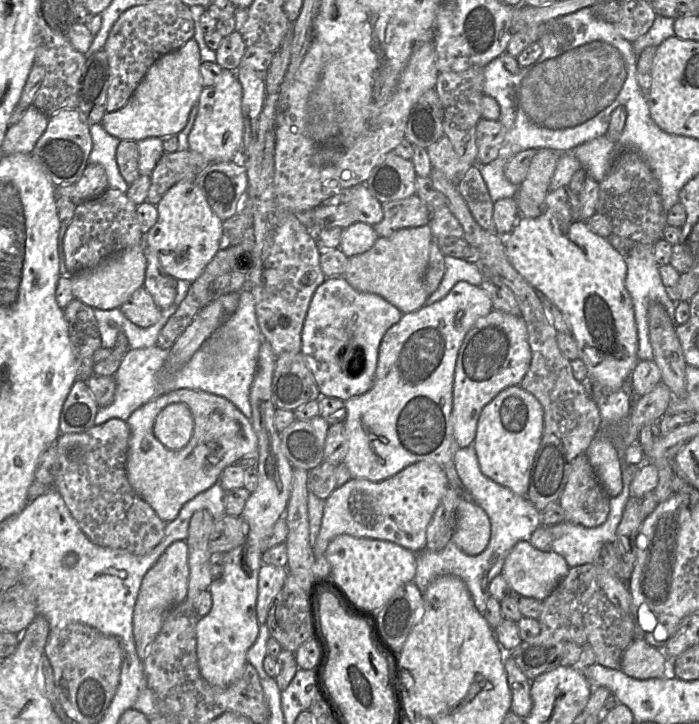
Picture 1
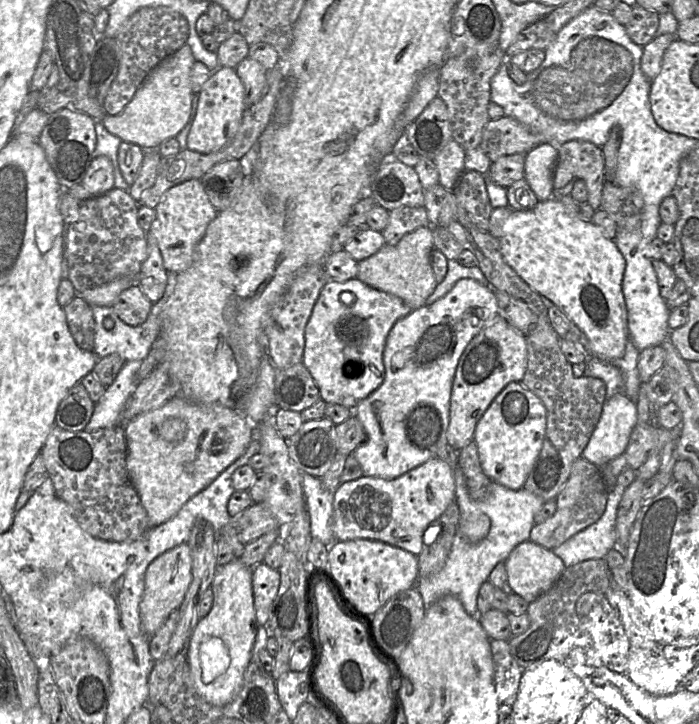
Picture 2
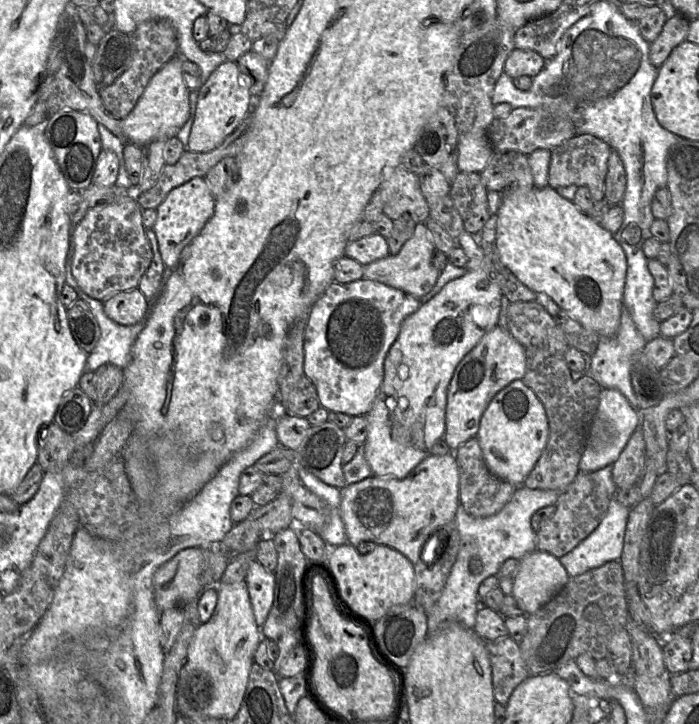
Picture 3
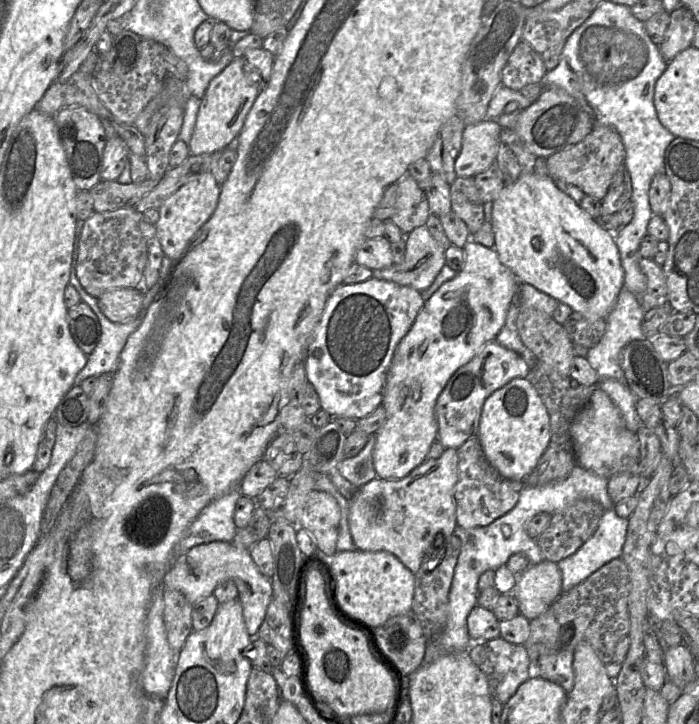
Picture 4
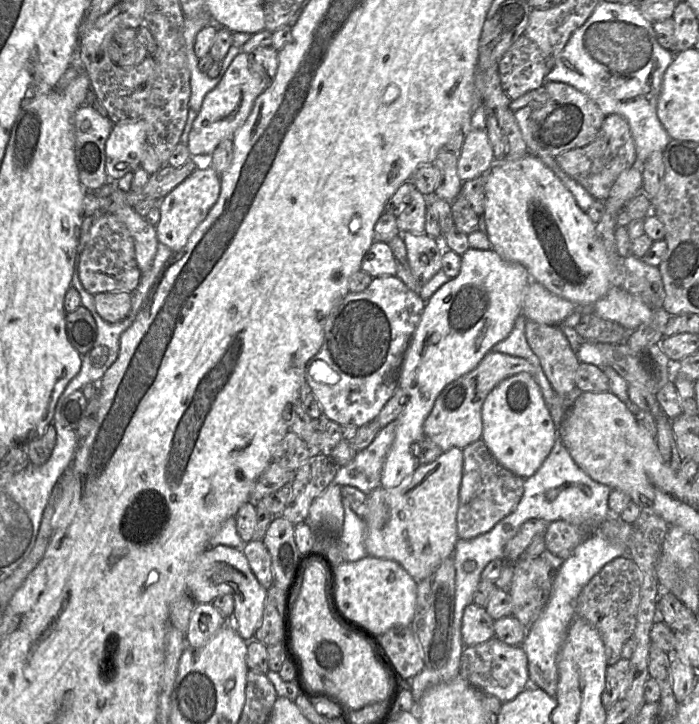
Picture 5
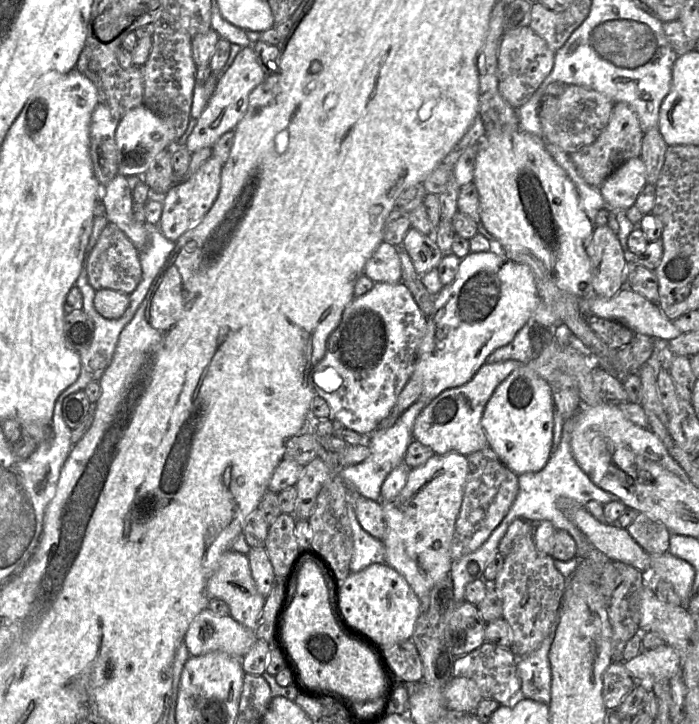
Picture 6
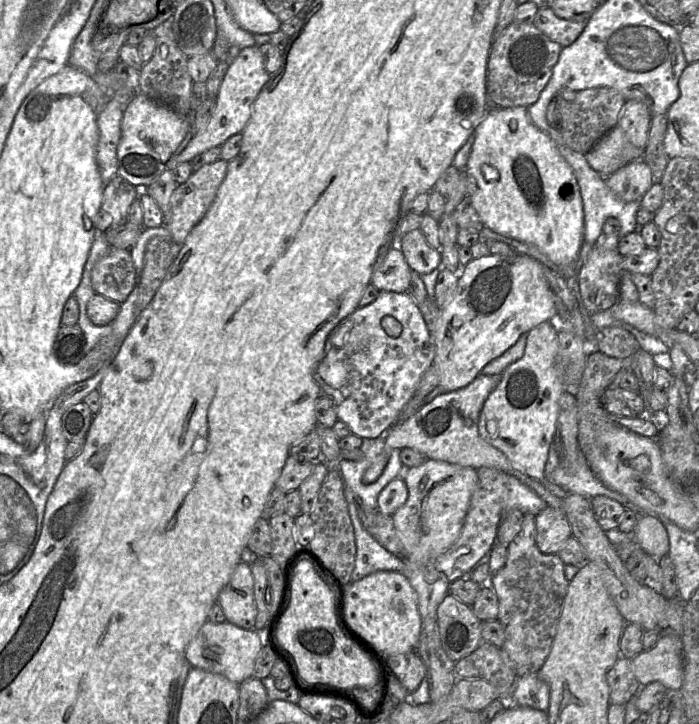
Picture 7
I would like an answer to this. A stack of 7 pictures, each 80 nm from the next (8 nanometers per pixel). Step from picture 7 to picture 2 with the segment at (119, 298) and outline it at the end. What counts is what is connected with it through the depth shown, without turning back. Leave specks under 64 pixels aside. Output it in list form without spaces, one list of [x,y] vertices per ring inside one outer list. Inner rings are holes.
[[[116,188],[81,202],[77,220],[68,227],[64,249],[68,279],[77,293],[123,276],[139,277],[148,255],[148,241],[146,231],[138,224],[138,208],[138,201],[128,190]]]

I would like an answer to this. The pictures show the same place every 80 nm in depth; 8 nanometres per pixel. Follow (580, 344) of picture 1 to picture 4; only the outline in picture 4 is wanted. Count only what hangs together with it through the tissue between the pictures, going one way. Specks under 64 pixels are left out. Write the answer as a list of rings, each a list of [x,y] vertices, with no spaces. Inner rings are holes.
[[[532,172],[523,175],[514,183],[505,185],[492,203],[490,222],[495,240],[494,250],[500,262],[513,272],[519,283],[532,285],[590,320],[606,319],[624,288],[620,253],[610,233],[562,192],[549,174]]]

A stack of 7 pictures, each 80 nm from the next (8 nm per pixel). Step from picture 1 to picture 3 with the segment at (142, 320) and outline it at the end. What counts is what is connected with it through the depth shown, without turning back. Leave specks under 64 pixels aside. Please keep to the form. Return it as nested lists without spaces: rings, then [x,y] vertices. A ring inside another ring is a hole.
[[[138,287],[118,292],[102,302],[105,314],[121,325],[134,325],[149,314],[150,301]]]

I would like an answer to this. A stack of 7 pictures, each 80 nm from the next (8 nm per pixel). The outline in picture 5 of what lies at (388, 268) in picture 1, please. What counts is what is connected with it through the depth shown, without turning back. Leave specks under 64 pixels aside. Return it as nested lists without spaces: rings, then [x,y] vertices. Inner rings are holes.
[[[400,233],[406,247],[407,260],[417,281],[424,285],[442,267],[443,246],[440,239],[426,233]]]

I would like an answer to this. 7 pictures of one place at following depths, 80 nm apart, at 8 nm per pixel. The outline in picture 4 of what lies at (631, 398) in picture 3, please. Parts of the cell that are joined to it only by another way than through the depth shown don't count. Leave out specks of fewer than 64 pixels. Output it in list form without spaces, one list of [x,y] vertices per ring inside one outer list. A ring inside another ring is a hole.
[[[625,288],[619,293],[616,304],[606,317],[606,330],[600,341],[587,350],[586,359],[591,367],[596,371],[599,382],[605,379],[615,379],[626,383],[623,370],[619,364],[619,354],[621,349],[634,340],[645,340],[641,330],[642,320],[645,310],[640,306],[636,297]]]

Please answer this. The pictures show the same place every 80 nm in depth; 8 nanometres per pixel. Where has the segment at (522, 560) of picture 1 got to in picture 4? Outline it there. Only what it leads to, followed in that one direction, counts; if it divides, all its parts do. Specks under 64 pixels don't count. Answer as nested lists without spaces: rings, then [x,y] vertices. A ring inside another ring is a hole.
[[[547,559],[531,564],[519,574],[512,591],[519,606],[519,614],[529,621],[545,612],[561,593],[561,571],[557,563]]]

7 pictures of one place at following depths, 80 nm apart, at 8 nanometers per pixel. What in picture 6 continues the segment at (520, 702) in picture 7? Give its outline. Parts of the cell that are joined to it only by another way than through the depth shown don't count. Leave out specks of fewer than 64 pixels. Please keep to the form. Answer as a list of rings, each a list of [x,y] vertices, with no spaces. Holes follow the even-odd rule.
[[[558,618],[549,635],[532,653],[517,660],[521,695],[537,702],[549,704],[551,700],[551,666],[549,651],[553,642]]]

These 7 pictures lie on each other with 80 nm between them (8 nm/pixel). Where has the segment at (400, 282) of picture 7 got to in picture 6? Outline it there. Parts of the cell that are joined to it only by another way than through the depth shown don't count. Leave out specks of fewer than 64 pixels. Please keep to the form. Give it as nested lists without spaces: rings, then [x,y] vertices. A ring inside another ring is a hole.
[[[381,242],[364,266],[364,274],[374,283],[399,283],[402,280],[398,246]]]

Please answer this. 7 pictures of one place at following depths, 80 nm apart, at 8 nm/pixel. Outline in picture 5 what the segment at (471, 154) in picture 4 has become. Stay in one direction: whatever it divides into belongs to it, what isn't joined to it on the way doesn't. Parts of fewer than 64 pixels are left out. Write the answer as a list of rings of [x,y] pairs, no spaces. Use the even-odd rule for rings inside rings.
[[[470,129],[466,132],[457,164],[461,181],[484,175],[495,161],[493,149],[485,129]]]

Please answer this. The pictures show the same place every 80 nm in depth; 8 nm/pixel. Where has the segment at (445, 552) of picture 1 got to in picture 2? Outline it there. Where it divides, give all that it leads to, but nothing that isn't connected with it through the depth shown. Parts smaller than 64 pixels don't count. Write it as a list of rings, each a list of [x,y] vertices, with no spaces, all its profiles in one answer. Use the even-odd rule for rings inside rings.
[[[459,467],[455,468],[454,477],[455,500],[460,512],[460,521],[466,521],[472,514],[484,513],[490,518],[490,531],[483,540],[473,544],[458,527],[442,570],[428,577],[419,577],[416,588],[422,596],[426,609],[440,598],[452,595],[460,600],[470,616],[478,618],[477,600],[480,587],[489,579],[493,569],[499,563],[505,562],[517,545],[530,540],[530,533],[535,525],[534,517],[546,501],[525,488],[512,490],[496,482],[491,482],[489,485],[489,496],[485,500],[475,501],[469,495],[465,476]]]

